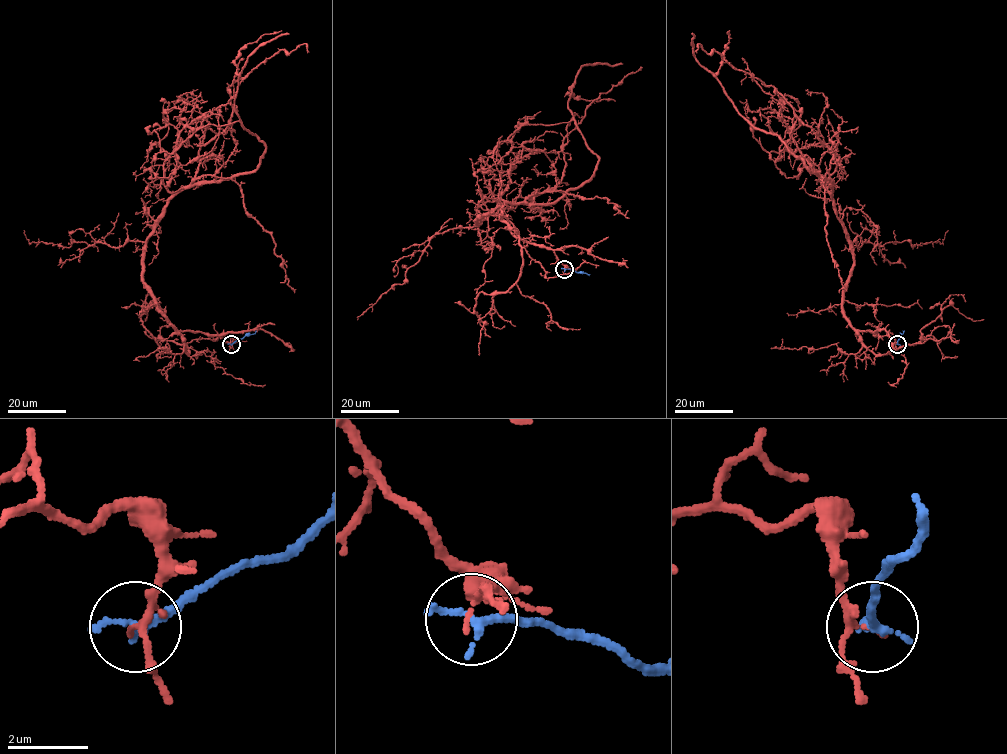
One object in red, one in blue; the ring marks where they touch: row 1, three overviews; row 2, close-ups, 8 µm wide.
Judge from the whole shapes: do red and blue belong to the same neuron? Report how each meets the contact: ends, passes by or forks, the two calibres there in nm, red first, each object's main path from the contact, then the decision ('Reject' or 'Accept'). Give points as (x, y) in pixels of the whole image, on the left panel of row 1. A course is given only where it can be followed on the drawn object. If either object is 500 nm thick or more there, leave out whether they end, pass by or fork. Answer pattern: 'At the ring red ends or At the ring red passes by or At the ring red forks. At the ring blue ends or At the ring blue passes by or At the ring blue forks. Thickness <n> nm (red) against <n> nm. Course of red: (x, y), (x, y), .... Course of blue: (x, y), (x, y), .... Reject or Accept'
At the ring red forks. At the ring blue ends. Thickness 120 nm (red) against 280 nm. Course of red: (231, 344), (178, 330), (143, 278), (176, 164), (164, 103), (160, 151), (186, 165), (215, 144), (214, 109). Course of blue: (231, 344), (256, 330). Reject

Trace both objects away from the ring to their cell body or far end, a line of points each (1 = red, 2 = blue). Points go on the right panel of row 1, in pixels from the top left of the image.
1: (897, 344), (844, 314), (852, 242), (781, 113), (786, 102), (798, 127), (770, 158), (803, 109)
2: (897, 344), (903, 330)

